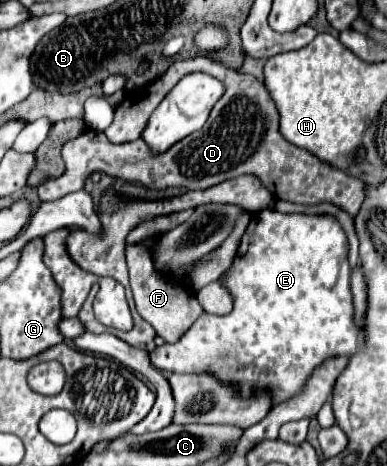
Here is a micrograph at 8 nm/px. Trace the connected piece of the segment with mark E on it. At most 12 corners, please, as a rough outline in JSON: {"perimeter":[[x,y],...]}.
{"perimeter":[[329,215],[251,217],[199,317],[151,363],[299,393],[359,349]]}

